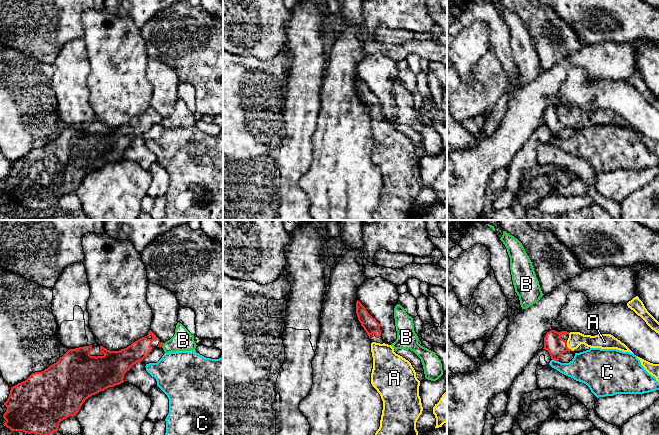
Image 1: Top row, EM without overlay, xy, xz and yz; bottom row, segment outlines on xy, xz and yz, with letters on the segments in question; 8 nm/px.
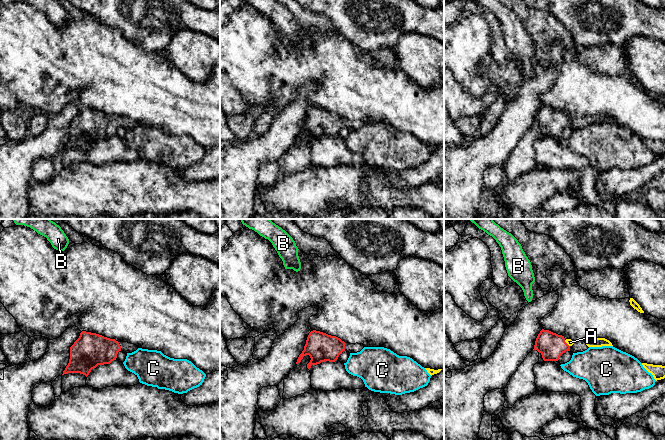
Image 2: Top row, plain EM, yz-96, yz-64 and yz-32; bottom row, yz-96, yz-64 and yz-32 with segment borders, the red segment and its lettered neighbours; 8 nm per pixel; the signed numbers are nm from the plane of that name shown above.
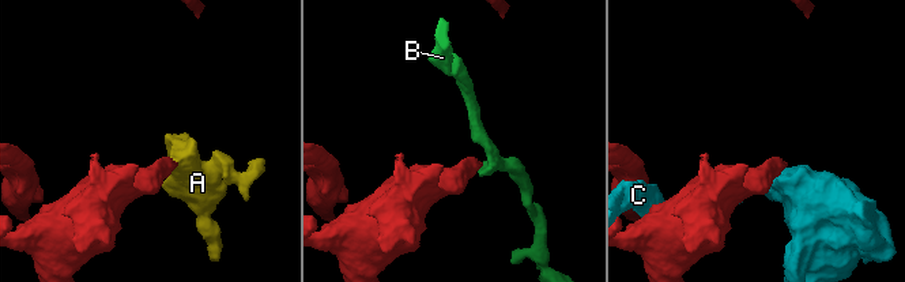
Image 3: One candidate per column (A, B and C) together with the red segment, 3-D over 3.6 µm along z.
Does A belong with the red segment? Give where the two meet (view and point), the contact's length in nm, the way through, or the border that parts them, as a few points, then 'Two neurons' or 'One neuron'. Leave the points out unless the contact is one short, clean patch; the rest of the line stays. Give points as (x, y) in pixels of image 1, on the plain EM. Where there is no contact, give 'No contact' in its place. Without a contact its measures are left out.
Touches red at yz (567, 123). Shared border 90 nm. Path across: yz (553, 119), (556, 122), (567, 123), (575, 115). One neuron

